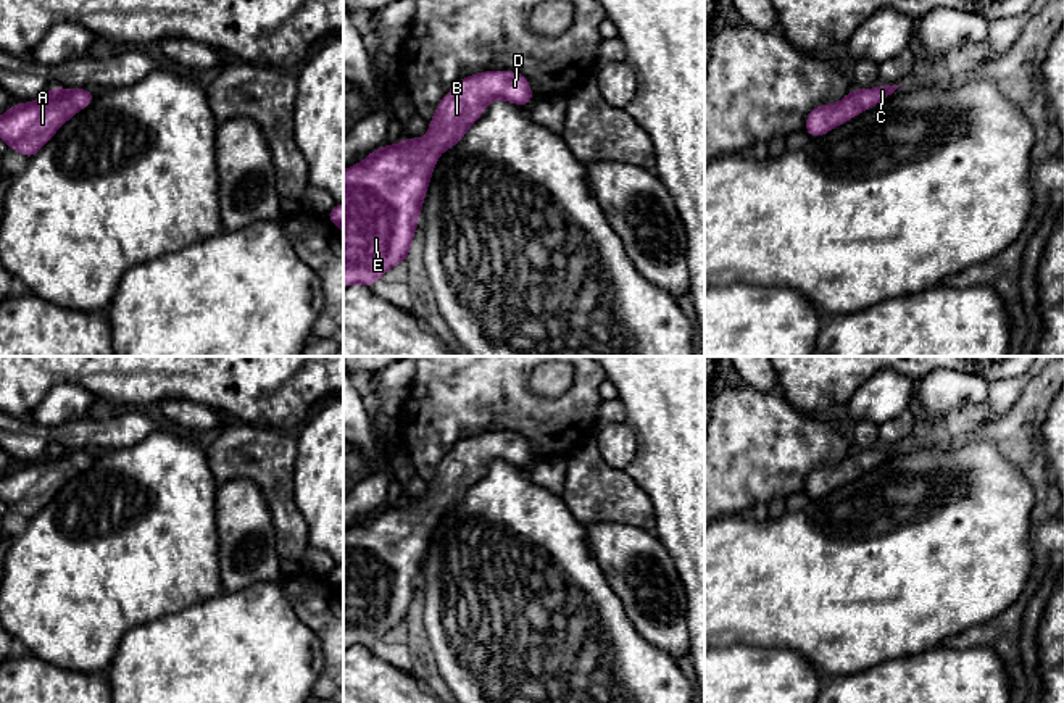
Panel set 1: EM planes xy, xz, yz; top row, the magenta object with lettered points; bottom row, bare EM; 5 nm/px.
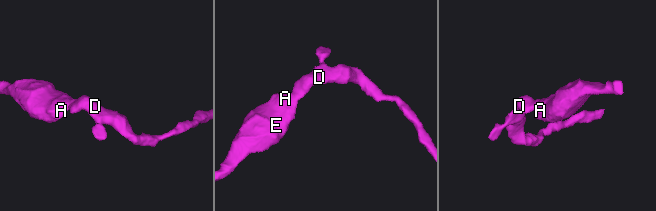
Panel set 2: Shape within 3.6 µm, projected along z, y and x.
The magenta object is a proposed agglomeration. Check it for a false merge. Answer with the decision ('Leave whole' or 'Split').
Leave whole

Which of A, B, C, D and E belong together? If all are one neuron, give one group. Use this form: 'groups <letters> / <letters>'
groups A B C D E

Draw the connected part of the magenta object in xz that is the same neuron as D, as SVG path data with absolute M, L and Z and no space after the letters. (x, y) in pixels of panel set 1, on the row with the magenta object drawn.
M484 71L459 79L438 102L429 121L429 134L403 139L397 145L382 145L361 163L343 169L343 287L372 284L395 264L406 261L421 208L438 155L456 145L469 127L482 116L492 100L529 105L534 98L524 74Z

